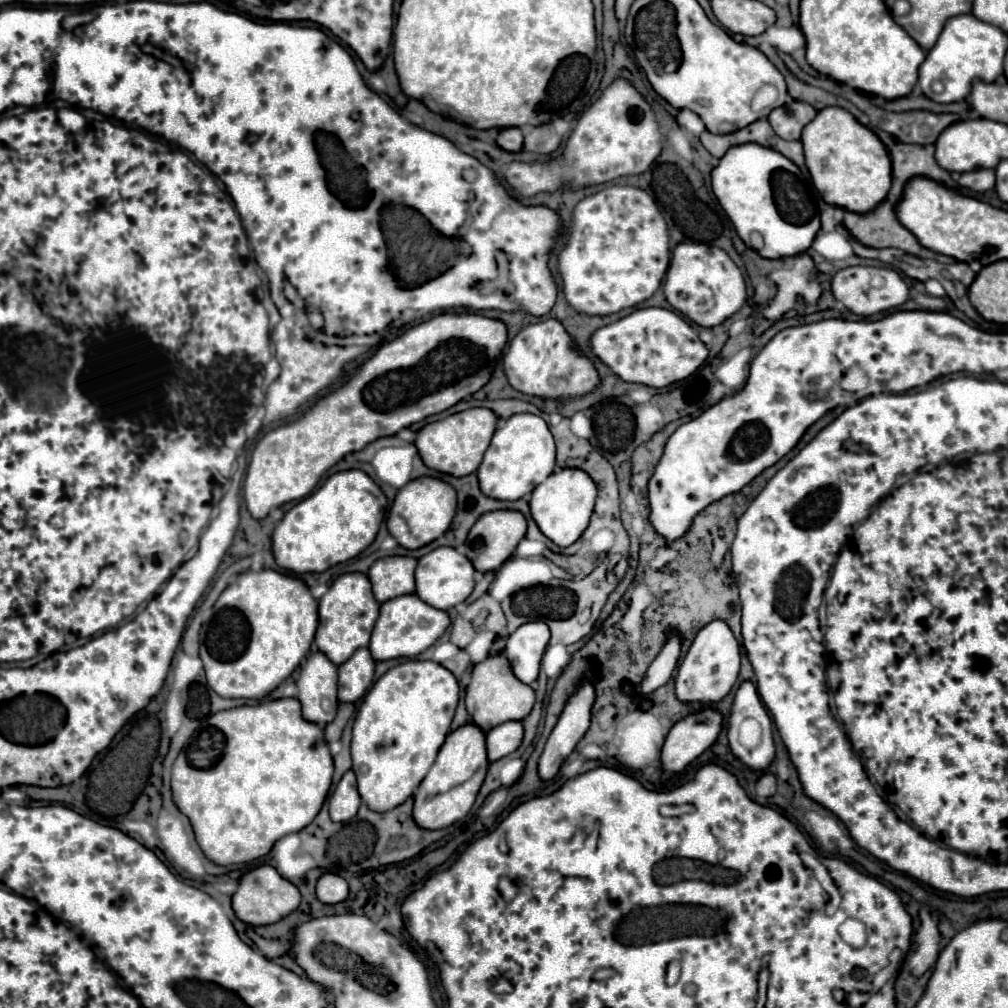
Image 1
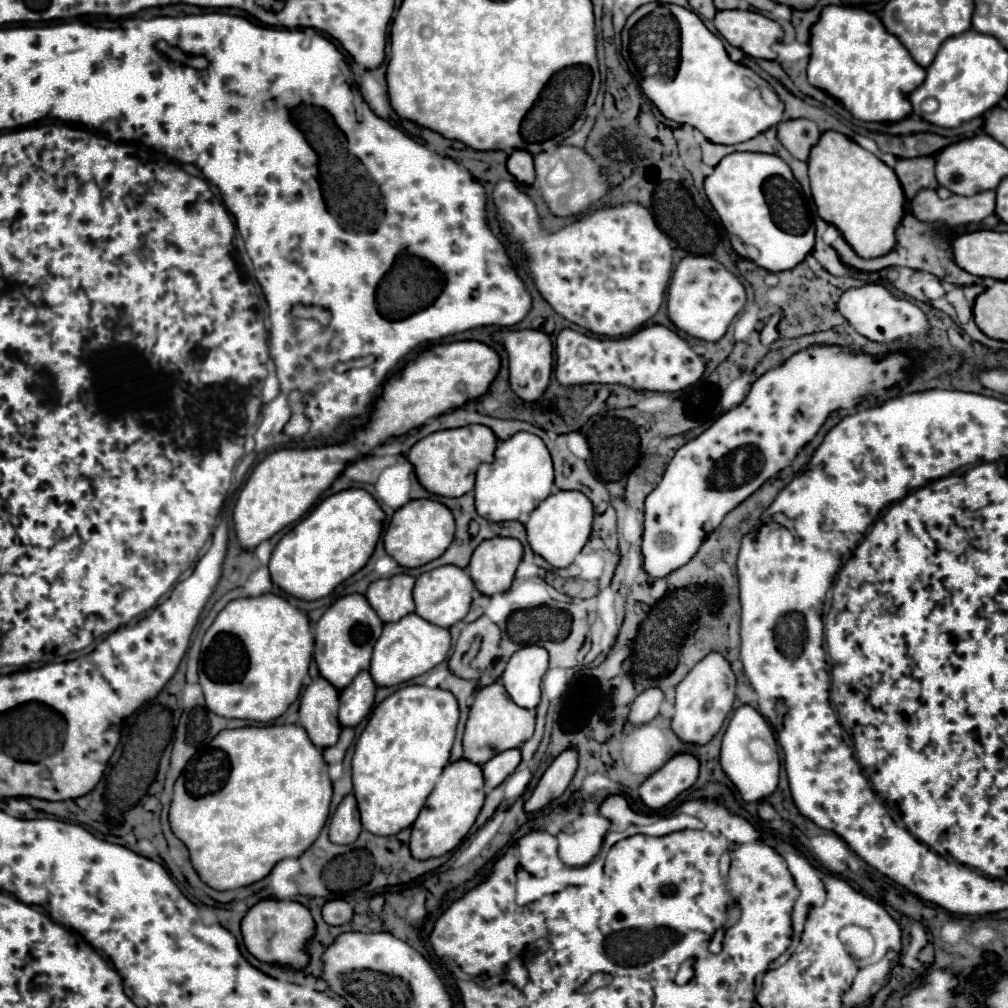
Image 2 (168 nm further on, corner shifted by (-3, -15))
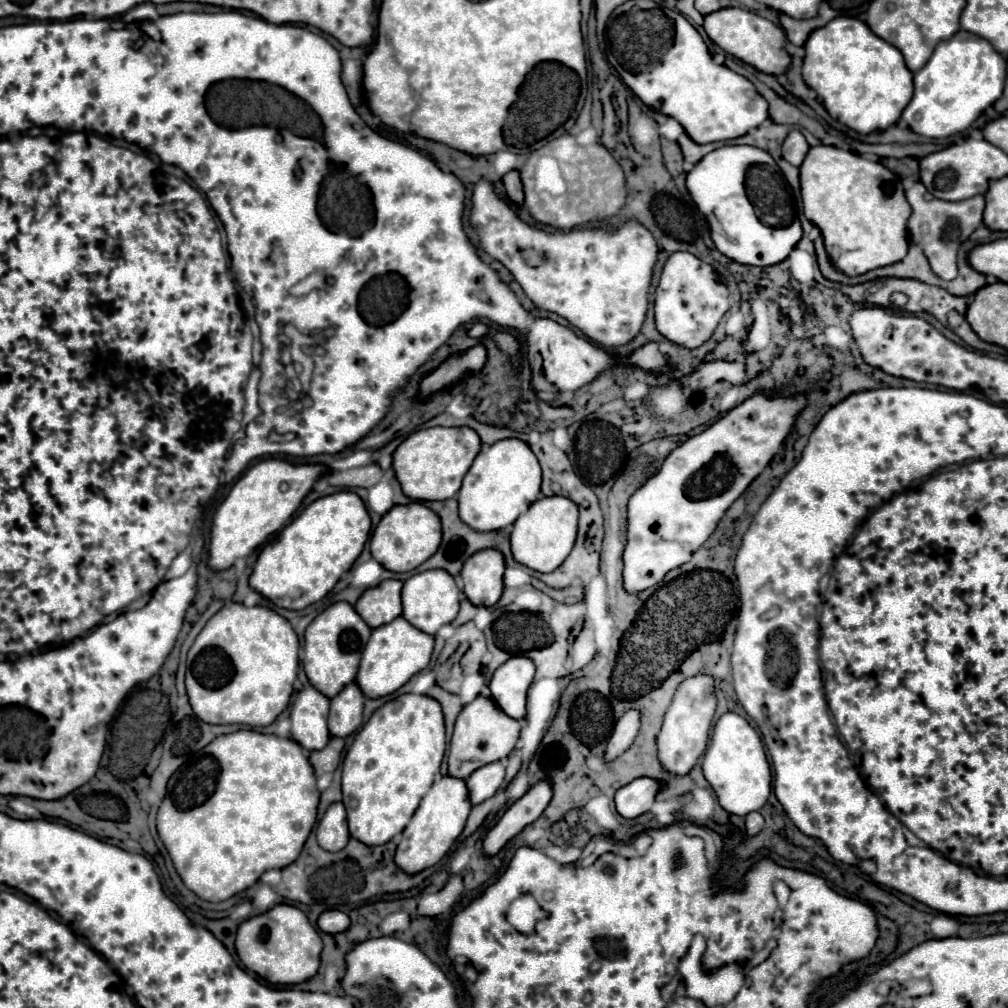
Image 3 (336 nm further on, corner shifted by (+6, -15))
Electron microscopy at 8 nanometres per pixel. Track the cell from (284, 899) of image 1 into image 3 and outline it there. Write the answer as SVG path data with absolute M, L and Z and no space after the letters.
M278 904L238 926L236 954L242 964L270 984L298 984L312 978L320 966L322 940L306 914L290 904Z

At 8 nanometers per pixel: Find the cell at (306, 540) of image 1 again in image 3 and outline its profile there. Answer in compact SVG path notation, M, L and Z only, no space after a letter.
M342 490L342 492L330 494L330 496L318 498L308 508L304 508L272 542L268 542L262 548L262 552L256 560L256 566L252 570L252 576L250 576L250 586L256 592L260 592L264 598L274 602L276 606L290 608L290 610L302 610L302 608L322 600L336 586L338 578L346 570L350 570L350 566L356 562L356 558L360 556L360 552L370 536L370 528L372 528L370 516L358 494Z

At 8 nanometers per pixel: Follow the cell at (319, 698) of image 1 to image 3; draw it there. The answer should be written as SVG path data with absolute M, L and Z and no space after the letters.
M308 686L296 694L296 700L290 710L292 720L292 738L306 750L320 750L328 744L330 732L326 726L330 700L318 692L314 686Z

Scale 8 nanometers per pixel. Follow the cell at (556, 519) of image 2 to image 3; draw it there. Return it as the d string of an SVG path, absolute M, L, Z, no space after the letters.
M544 496L536 500L516 522L510 536L514 558L538 572L556 570L570 554L578 530L578 508L564 496Z

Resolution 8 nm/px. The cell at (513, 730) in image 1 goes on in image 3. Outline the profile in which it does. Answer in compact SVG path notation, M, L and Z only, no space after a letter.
M500 760L486 764L482 768L478 768L476 772L472 772L472 776L468 776L466 786L470 792L470 802L476 806L480 802L484 802L486 798L494 796L496 790L500 788L504 780L504 764Z

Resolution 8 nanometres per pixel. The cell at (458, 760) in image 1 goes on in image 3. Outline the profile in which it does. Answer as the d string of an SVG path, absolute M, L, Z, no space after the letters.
M442 776L434 780L430 786L428 794L422 798L418 810L414 812L410 824L404 828L398 850L396 850L396 864L404 868L404 872L420 872L424 868L434 866L440 858L448 854L456 838L462 834L462 828L466 824L466 818L470 814L470 798L468 798L468 788L462 778L454 776Z

